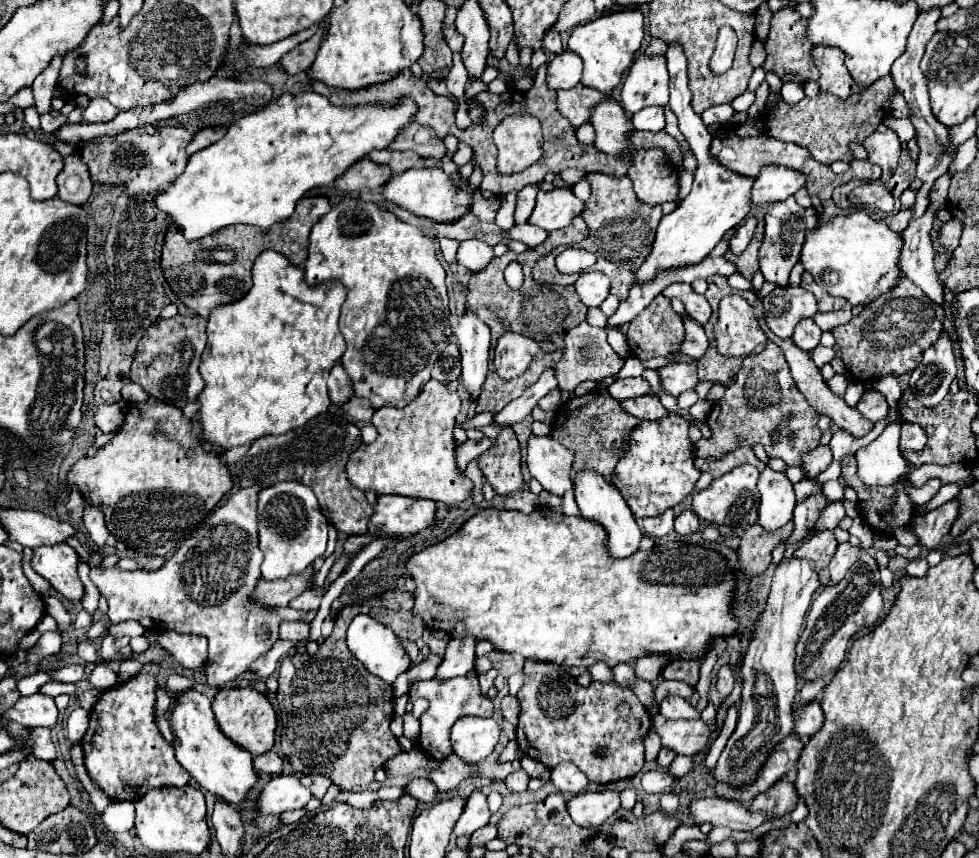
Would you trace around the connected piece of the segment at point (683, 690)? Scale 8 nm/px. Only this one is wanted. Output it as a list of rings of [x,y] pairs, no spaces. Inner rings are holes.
[[[662,681],[662,683],[656,687],[656,707],[654,707],[654,709],[648,709],[652,717],[658,713],[658,703],[660,703],[666,695],[680,695],[680,697],[688,699],[688,697],[694,695],[694,687],[688,685],[686,681]]]

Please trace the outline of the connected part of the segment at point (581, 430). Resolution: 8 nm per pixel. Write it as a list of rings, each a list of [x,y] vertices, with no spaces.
[[[596,387],[584,397],[572,397],[570,401],[562,403],[556,419],[552,421],[552,437],[574,451],[574,471],[594,469],[606,481],[610,481],[616,463],[628,449],[628,435],[636,423],[638,419],[626,413],[620,403],[610,397],[608,389]]]

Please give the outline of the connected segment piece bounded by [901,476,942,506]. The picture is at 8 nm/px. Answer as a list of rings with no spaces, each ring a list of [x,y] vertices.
[[[905,476],[901,477],[901,479],[904,482],[905,491],[917,506],[930,501],[942,486],[942,482],[938,478],[930,479],[925,485],[919,488],[914,487]]]

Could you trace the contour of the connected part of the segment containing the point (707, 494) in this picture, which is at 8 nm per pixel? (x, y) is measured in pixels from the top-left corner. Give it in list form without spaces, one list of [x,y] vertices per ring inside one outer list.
[[[740,465],[730,473],[716,477],[708,489],[696,491],[692,497],[692,509],[700,519],[712,521],[716,525],[728,525],[728,527],[738,527],[742,523],[752,525],[758,519],[758,505],[760,505],[760,493],[756,481],[758,481],[758,469],[754,465]]]

